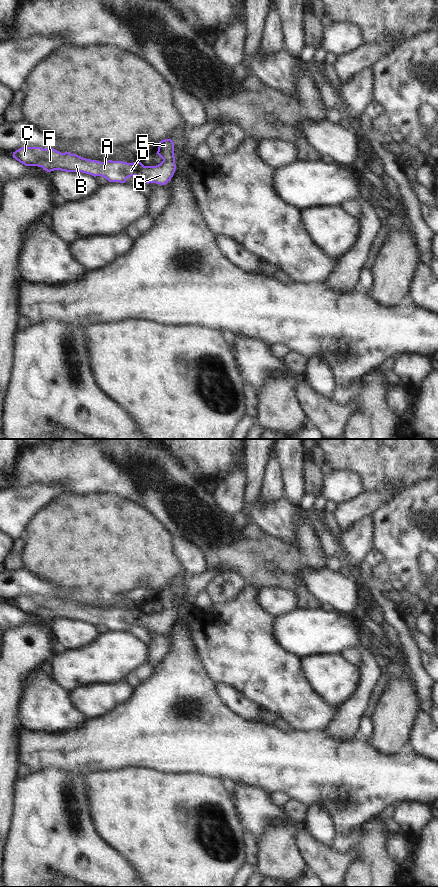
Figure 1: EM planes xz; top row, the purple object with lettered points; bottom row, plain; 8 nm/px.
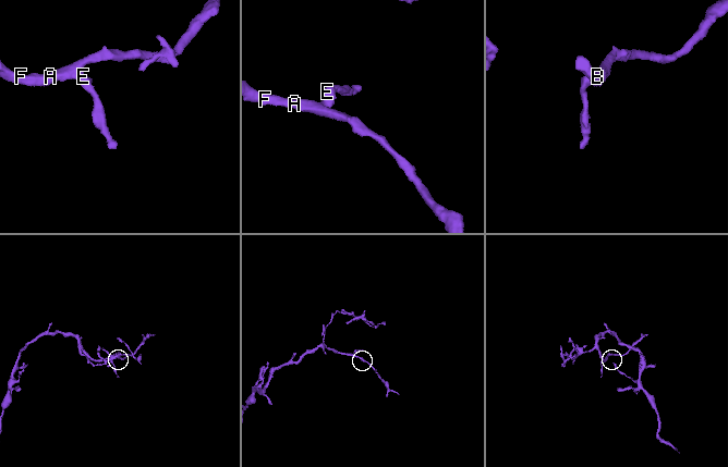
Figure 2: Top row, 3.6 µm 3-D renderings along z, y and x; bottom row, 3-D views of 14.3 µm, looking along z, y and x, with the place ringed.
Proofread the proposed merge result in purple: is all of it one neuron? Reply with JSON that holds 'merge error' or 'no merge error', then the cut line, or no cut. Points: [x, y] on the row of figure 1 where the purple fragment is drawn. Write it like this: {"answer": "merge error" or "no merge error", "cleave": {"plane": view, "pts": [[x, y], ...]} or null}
{"answer": "no merge error", "cleave": null}

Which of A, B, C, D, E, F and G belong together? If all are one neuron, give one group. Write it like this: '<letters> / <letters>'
A B C D E F G

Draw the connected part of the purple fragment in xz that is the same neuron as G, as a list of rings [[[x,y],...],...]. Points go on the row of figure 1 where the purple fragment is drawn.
[[[171,139],[159,142],[157,153],[163,161],[156,166],[144,166],[141,162],[96,161],[69,152],[61,153],[53,148],[22,147],[13,152],[13,158],[25,166],[38,166],[51,172],[82,172],[94,177],[102,176],[109,182],[125,183],[126,179],[136,176],[147,184],[165,185],[173,177],[176,166],[174,143]]]

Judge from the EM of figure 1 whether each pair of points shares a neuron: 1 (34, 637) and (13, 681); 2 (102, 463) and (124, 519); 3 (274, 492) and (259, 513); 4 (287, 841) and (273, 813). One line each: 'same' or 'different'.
1: same
2: different
3: different
4: different

